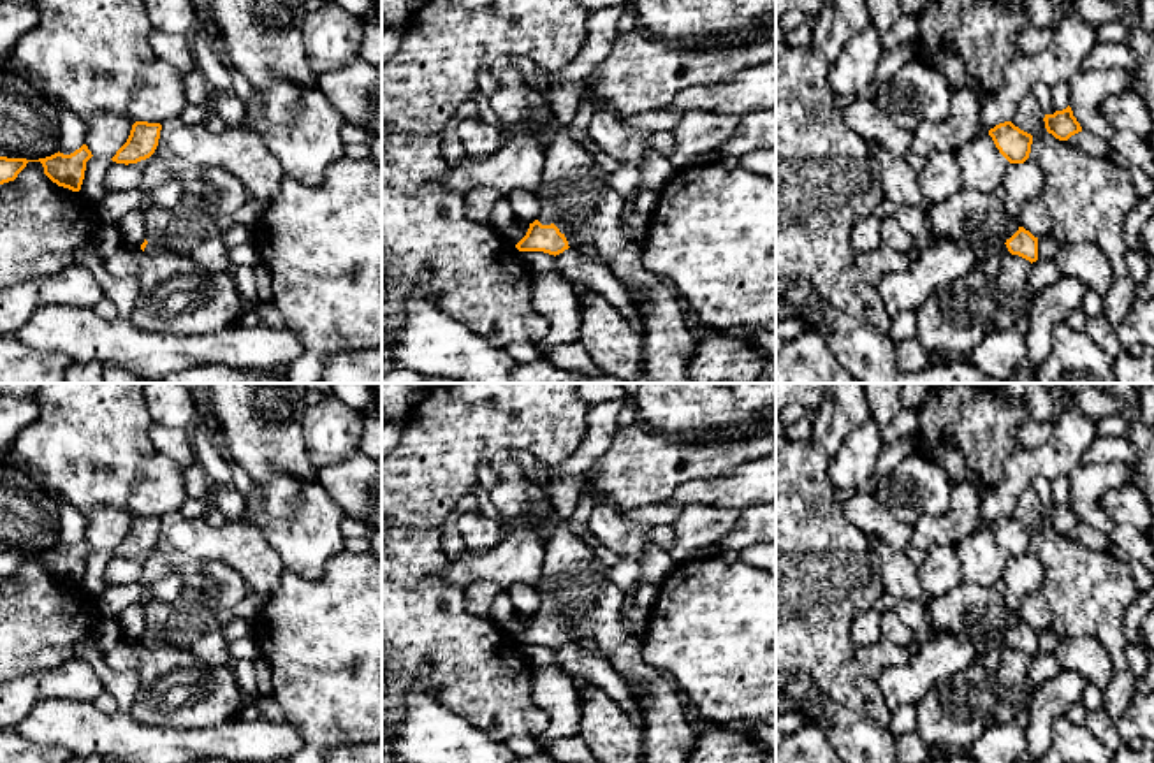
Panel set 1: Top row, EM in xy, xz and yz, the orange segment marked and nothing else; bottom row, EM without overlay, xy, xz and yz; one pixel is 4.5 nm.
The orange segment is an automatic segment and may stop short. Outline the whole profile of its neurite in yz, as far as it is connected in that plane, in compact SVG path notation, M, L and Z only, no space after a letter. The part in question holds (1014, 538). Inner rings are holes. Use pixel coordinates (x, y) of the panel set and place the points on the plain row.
M1004 515L989 524L996 541L1010 557L1024 557L1029 552L1033 529Z

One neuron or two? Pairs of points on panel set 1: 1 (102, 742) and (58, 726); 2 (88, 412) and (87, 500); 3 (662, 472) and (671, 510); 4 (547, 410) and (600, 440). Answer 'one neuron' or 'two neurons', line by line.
1: one neuron
2: one neuron
3: two neurons
4: two neurons

